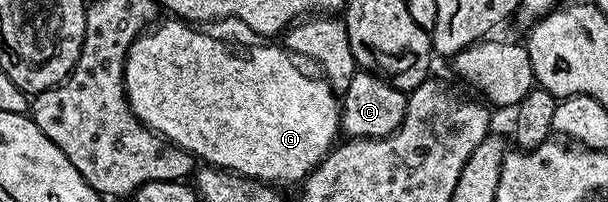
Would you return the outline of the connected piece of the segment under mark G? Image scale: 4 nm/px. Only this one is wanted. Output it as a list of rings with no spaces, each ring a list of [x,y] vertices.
[[[180,18],[168,19],[165,21],[162,19],[156,26],[142,32],[134,44],[129,47],[129,53],[125,59],[125,93],[134,114],[154,134],[164,136],[170,144],[176,144],[178,148],[187,150],[198,161],[204,162],[206,165],[225,168],[229,172],[238,172],[240,176],[264,180],[266,184],[274,186],[286,186],[285,184],[293,184],[296,180],[297,183],[304,181],[305,177],[325,159],[341,132],[341,105],[338,93],[334,92],[324,79],[318,78],[316,75],[314,75],[315,77],[308,76],[292,60],[294,57],[284,47],[276,48],[273,42],[257,42],[261,44],[249,44],[246,48],[232,48],[231,45],[224,44],[219,37],[212,36],[209,32],[200,32],[197,29],[200,27],[194,26],[192,23]]]

